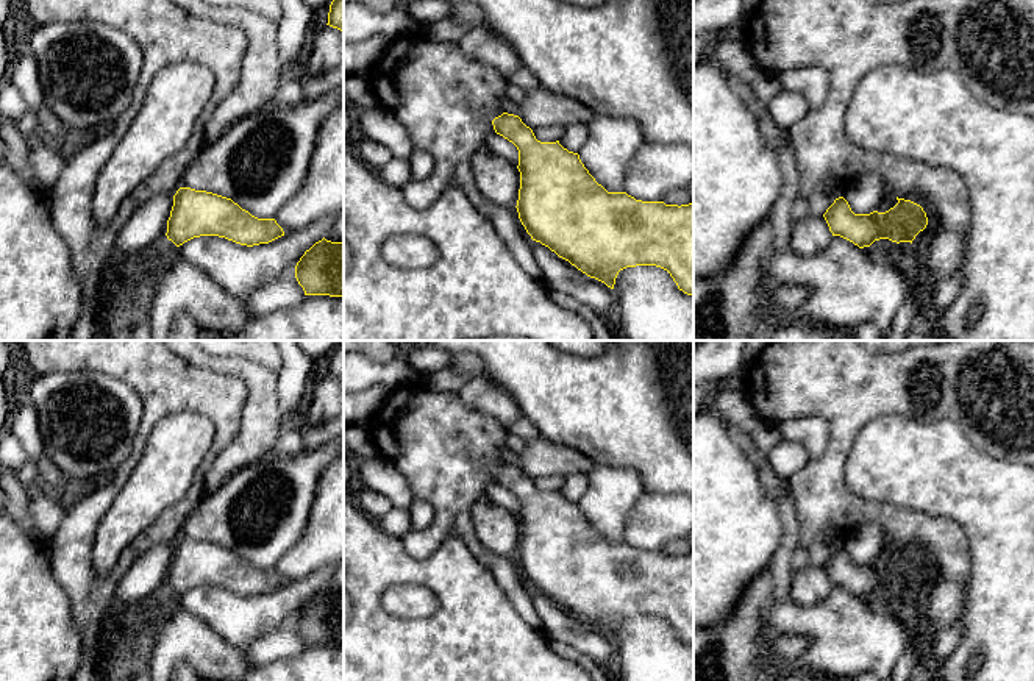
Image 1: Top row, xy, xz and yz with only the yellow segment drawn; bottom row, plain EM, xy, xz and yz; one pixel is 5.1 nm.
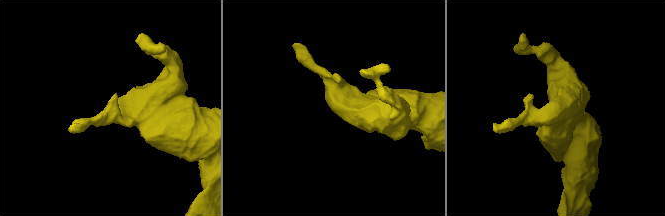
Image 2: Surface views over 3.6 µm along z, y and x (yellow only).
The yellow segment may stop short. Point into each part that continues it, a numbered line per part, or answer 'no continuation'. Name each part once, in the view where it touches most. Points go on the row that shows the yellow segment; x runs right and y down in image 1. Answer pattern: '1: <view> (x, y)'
no continuation

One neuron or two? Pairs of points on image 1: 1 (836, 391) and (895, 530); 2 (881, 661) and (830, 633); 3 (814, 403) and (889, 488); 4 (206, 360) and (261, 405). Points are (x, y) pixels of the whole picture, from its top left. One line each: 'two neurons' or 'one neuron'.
1: one neuron
2: one neuron
3: two neurons
4: one neuron

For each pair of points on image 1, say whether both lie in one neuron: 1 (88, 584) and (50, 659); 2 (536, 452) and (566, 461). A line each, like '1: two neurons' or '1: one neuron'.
1: two neurons
2: one neuron

